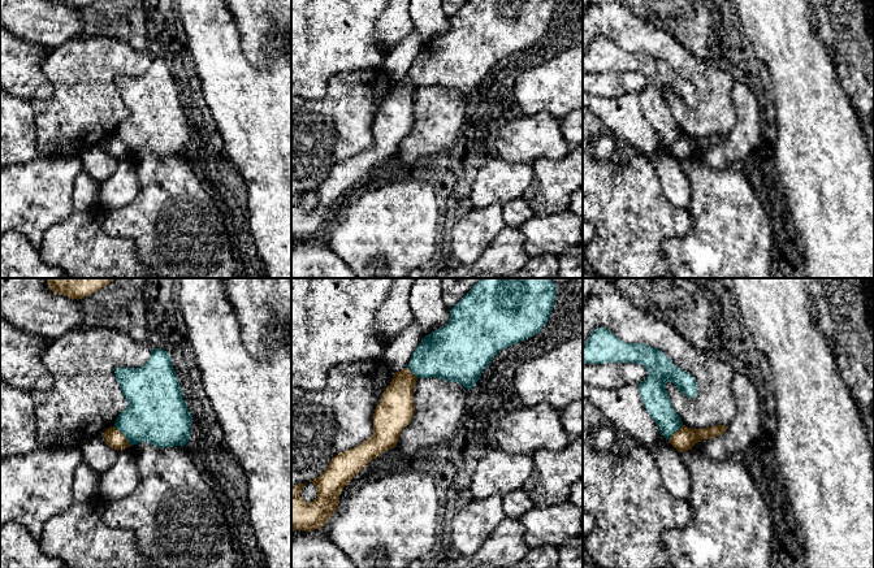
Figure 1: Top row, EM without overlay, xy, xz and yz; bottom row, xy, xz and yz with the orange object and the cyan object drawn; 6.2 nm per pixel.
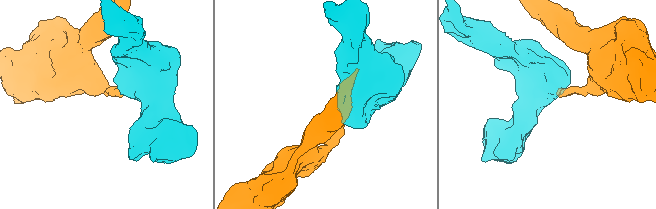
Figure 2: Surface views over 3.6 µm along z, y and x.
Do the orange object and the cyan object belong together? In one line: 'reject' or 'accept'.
reject

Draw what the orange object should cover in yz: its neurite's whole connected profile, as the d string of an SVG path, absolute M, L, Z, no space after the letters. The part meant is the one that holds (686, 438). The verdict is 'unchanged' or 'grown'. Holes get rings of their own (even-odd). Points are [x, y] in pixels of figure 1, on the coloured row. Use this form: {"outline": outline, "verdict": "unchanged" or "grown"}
{"outline": "M685 425L679 432L674 433L669 443L671 443L679 452L692 450L692 447L702 439L711 439L727 430L726 425L715 425L706 429L691 429Z", "verdict": "unchanged"}

